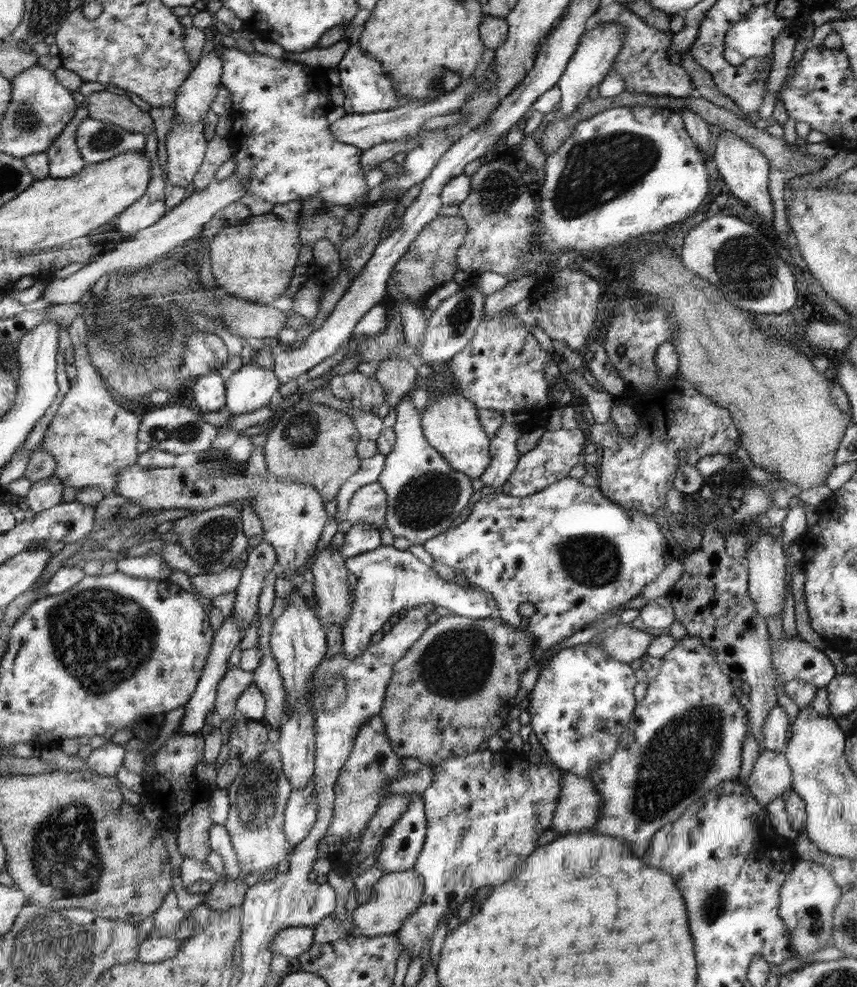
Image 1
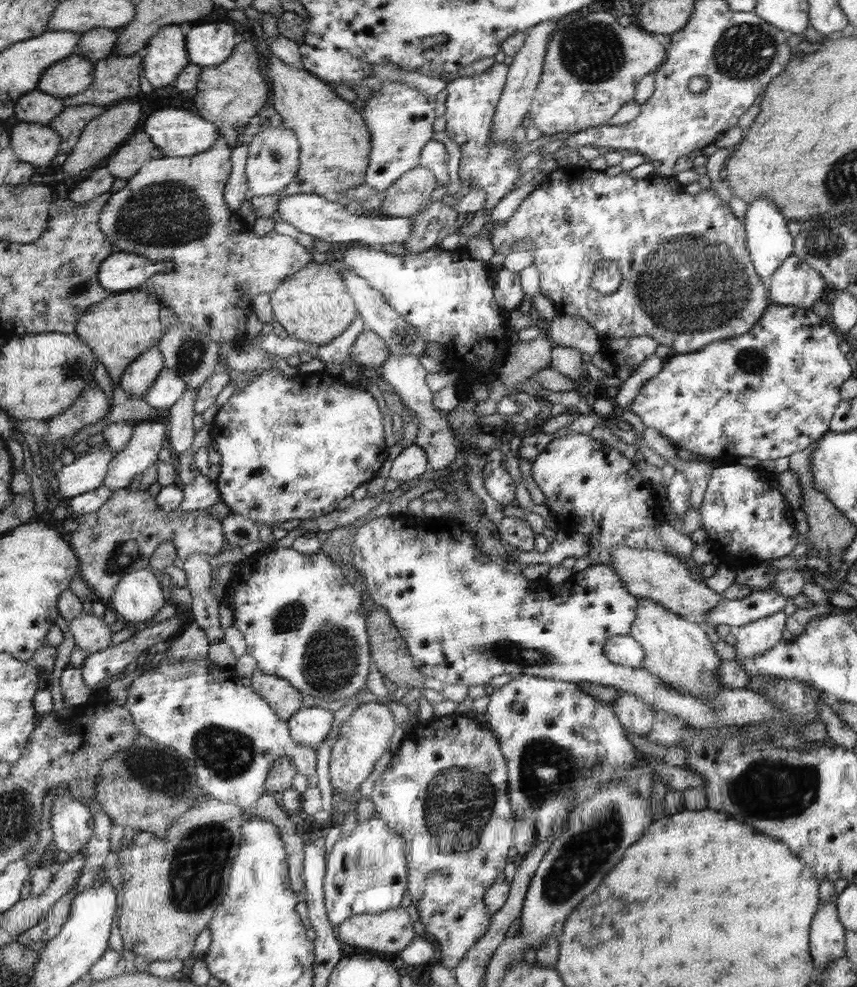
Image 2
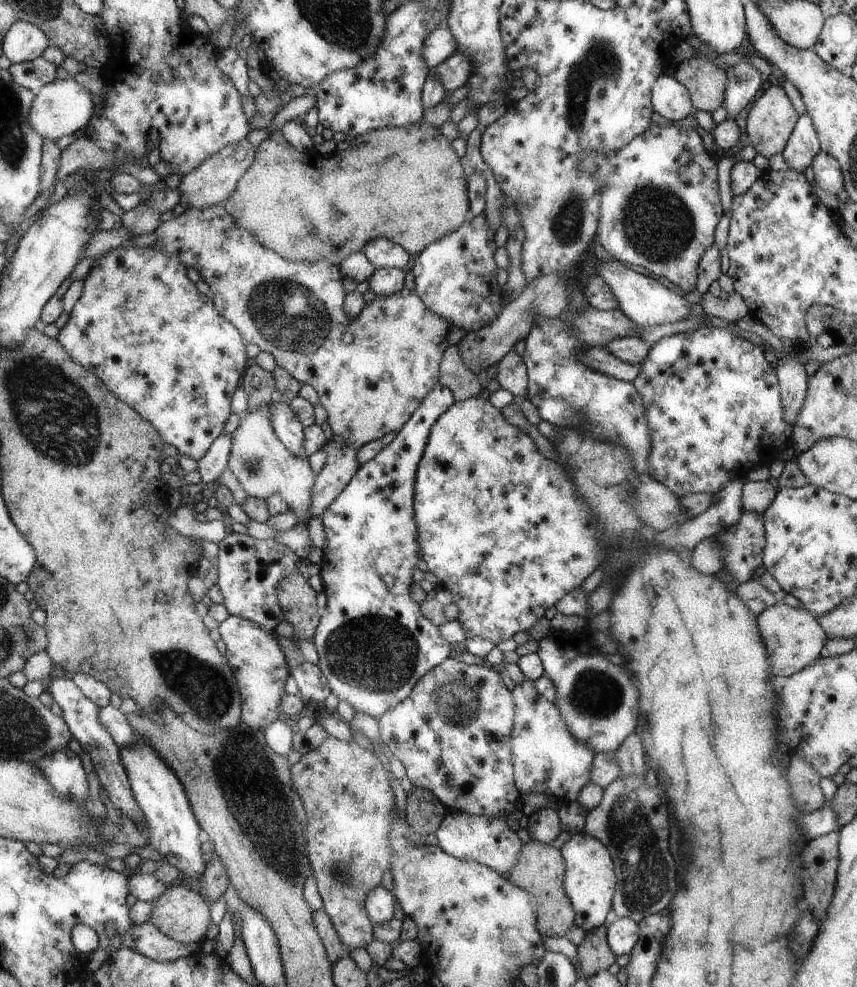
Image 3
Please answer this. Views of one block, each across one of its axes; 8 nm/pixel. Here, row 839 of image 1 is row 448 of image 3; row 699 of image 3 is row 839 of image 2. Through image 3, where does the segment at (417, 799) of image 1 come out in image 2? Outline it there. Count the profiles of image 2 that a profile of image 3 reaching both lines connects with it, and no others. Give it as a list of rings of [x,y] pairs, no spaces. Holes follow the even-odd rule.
[[[374,811],[370,820],[356,826],[347,838],[340,837],[327,854],[325,907],[335,928],[360,914],[381,914],[400,907],[409,890],[406,840],[390,832],[387,823],[377,816]]]

